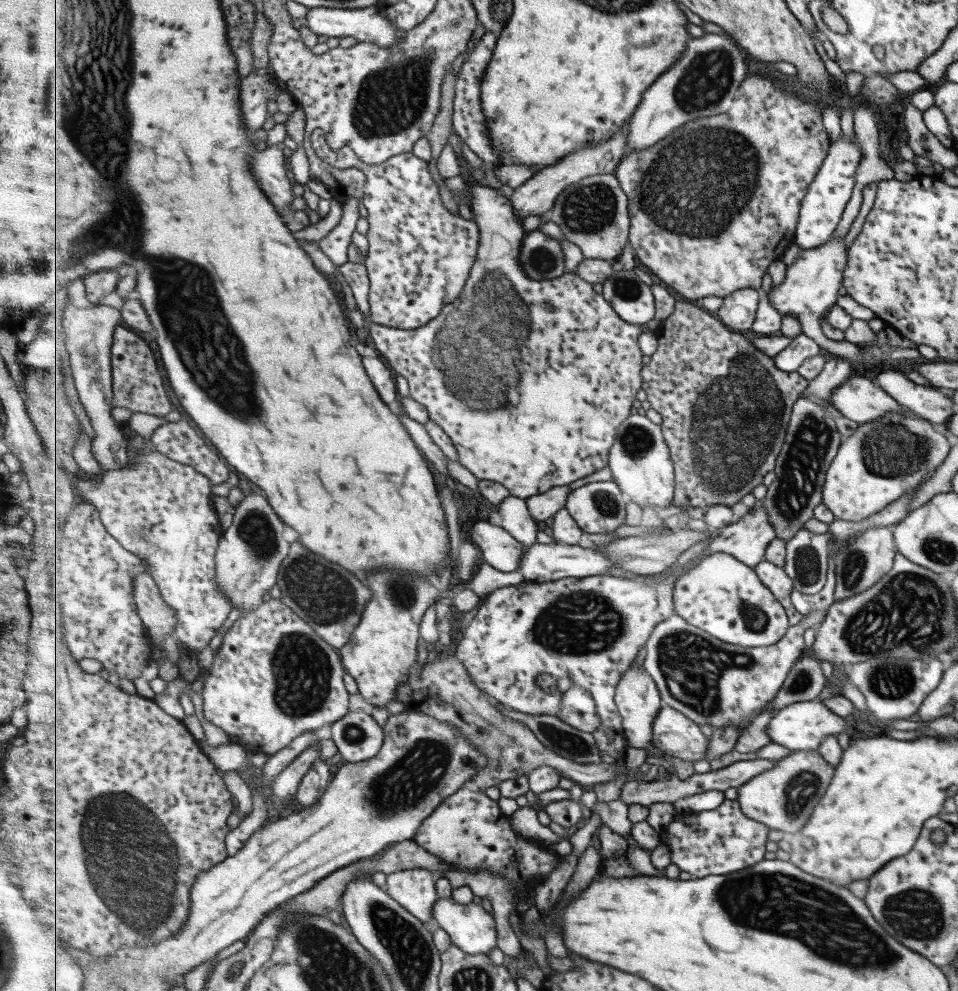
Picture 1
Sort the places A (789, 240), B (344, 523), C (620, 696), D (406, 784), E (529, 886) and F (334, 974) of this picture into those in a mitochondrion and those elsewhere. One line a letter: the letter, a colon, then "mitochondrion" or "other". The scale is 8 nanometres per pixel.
A: other
B: other
C: other
D: mitochondrion
E: other
F: mitochondrion

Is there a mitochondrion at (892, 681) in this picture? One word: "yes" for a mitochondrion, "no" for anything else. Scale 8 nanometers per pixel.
yes

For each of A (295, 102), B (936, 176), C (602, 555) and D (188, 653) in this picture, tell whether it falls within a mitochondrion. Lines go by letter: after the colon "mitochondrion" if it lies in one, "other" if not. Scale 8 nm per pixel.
A: other
B: other
C: other
D: other

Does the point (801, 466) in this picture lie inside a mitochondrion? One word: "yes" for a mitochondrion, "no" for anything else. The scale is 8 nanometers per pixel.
yes

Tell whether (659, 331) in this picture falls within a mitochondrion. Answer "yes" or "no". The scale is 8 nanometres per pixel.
no

